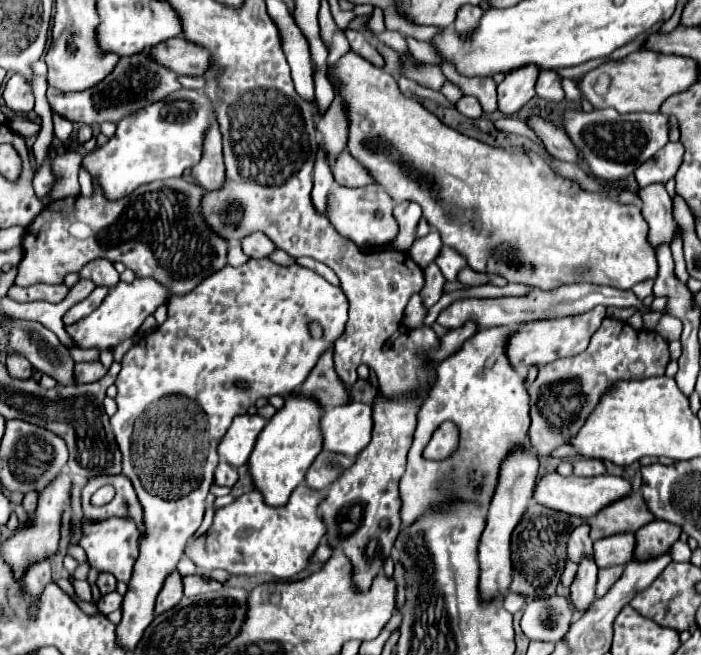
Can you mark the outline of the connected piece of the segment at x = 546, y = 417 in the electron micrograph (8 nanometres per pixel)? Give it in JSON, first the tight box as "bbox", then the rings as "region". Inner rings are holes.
{"bbox":[527,317,669,455],"region":[[[609,317],[603,319],[601,327],[591,337],[589,347],[581,355],[539,367],[537,379],[527,387],[531,397],[531,445],[539,455],[551,455],[557,447],[565,445],[579,427],[583,427],[583,419],[587,419],[587,415],[591,415],[591,411],[599,405],[603,391],[623,379],[665,375],[669,359],[667,341],[659,333],[647,329],[635,331],[625,321]]]}

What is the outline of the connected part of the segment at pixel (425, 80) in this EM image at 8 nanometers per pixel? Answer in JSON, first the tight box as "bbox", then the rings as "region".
{"bbox":[403,55,445,89],"region":[[[403,55],[403,63],[407,65],[407,71],[403,73],[405,77],[409,77],[409,79],[413,79],[413,81],[425,85],[425,87],[441,89],[443,81],[445,81],[445,75],[443,75],[438,66],[423,63],[421,67],[415,67],[413,63],[409,63],[409,59],[407,59],[405,55]]]}

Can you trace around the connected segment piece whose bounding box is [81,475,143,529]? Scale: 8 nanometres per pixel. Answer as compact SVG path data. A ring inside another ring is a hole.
M97 475L95 479L89 479L81 491L81 501L83 501L83 515L87 519L107 519L111 515L117 515L117 517L131 517L139 529L143 527L143 509L139 505L131 481L125 475ZM103 485L113 485L115 497L111 503L95 507L91 505L91 495Z

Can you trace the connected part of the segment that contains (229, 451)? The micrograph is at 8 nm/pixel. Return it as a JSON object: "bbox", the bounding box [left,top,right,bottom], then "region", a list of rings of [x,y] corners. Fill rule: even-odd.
{"bbox":[219,415,265,467],"region":[[[239,415],[233,419],[227,435],[223,437],[223,441],[219,443],[219,457],[227,463],[231,463],[231,467],[241,467],[247,463],[255,439],[261,433],[261,429],[265,427],[265,419],[259,415]]]}

